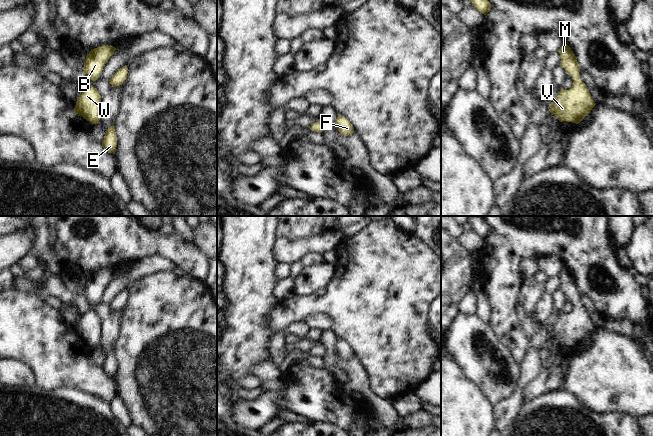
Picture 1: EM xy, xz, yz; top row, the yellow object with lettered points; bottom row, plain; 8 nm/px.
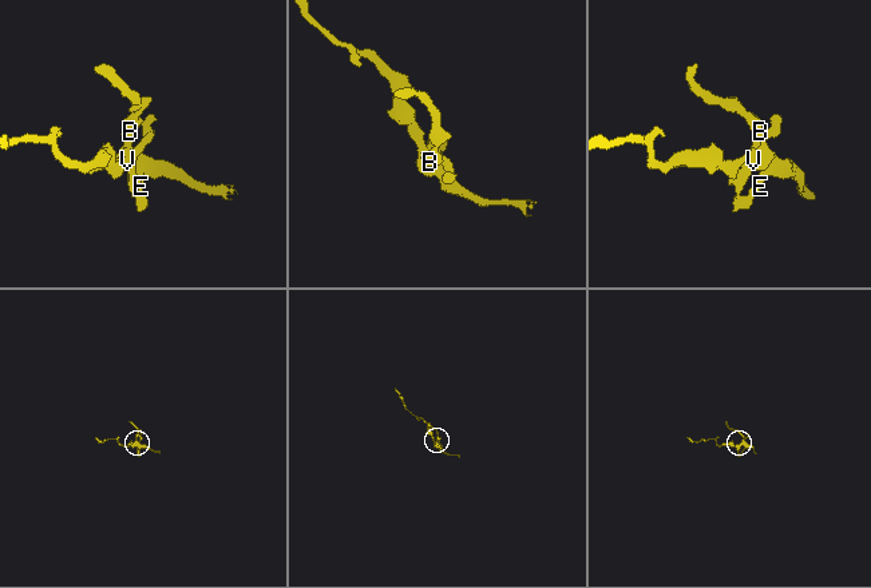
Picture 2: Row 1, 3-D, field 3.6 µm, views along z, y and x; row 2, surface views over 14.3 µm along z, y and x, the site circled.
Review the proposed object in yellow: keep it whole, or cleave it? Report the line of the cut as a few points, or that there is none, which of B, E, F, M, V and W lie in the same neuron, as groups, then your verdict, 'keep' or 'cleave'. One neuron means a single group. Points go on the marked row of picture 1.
cut none; groups B E F M V W; keep

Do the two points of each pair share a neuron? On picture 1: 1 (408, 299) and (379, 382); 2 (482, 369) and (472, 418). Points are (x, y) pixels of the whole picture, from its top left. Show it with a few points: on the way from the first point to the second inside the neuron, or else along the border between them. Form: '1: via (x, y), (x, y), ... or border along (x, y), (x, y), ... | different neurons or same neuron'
1: via (392, 320), (392, 361) | same neuron
2: border along (462, 370), (493, 405) | different neurons

